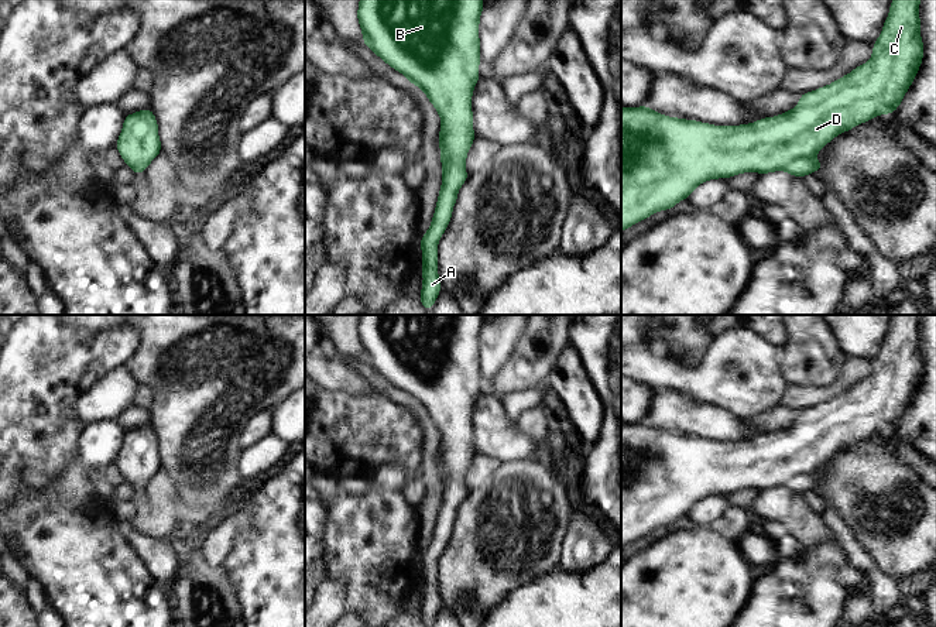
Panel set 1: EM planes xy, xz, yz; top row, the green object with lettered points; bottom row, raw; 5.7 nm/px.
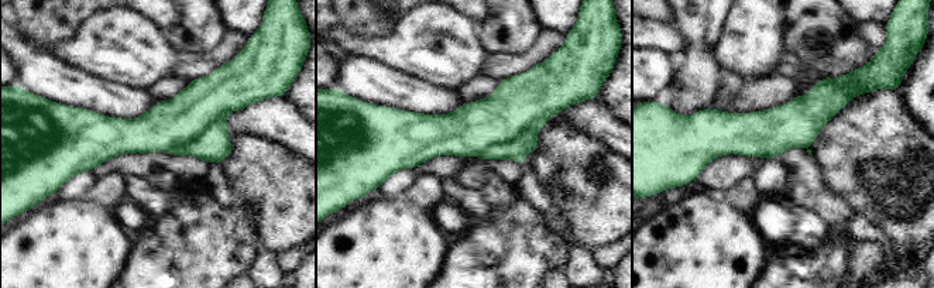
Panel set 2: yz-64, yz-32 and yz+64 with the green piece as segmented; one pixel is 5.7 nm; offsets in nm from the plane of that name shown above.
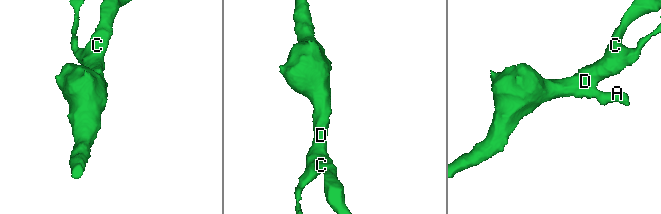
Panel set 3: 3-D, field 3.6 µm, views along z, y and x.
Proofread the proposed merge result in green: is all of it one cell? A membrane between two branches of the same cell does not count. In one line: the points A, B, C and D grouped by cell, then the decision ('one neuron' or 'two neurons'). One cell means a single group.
A B C D; one neuron

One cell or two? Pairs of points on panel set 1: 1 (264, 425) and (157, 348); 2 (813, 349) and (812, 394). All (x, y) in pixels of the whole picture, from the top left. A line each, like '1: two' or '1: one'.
1: two
2: two

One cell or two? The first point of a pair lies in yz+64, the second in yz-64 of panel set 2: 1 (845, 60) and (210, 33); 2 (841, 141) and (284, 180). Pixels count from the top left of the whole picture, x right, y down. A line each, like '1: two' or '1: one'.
1: one
2: one

